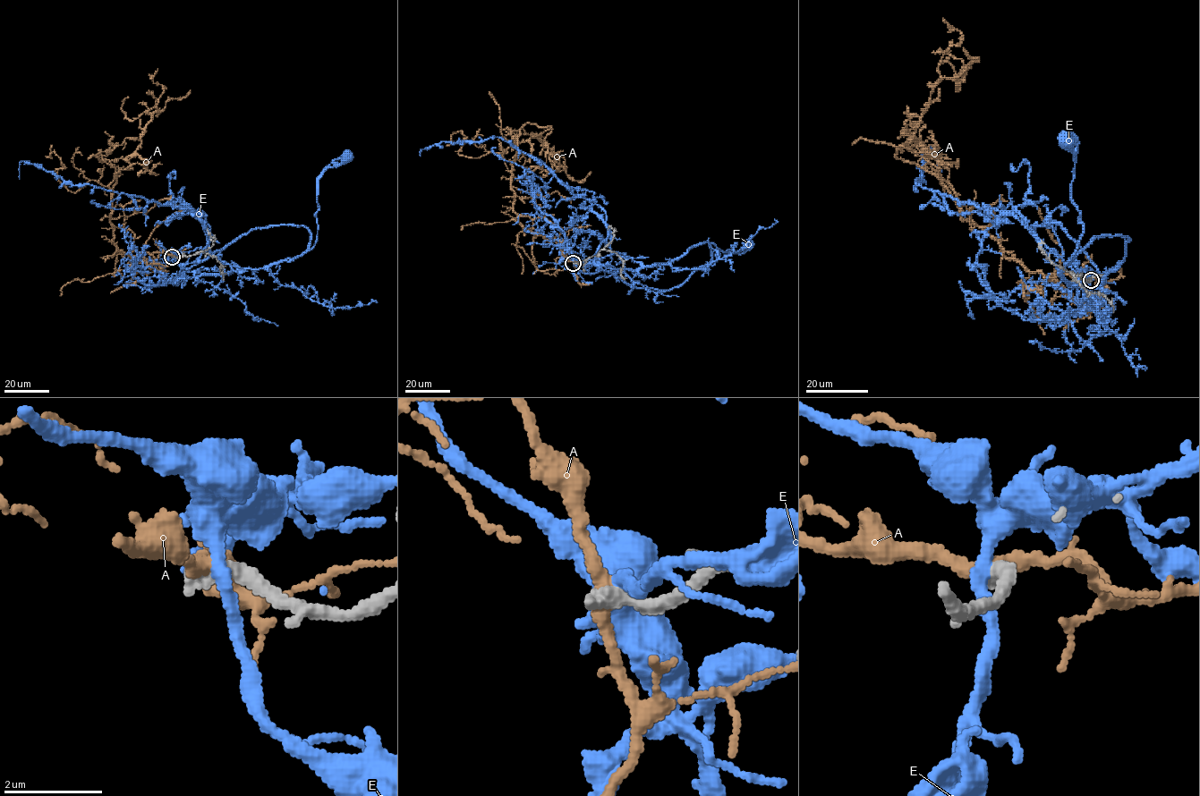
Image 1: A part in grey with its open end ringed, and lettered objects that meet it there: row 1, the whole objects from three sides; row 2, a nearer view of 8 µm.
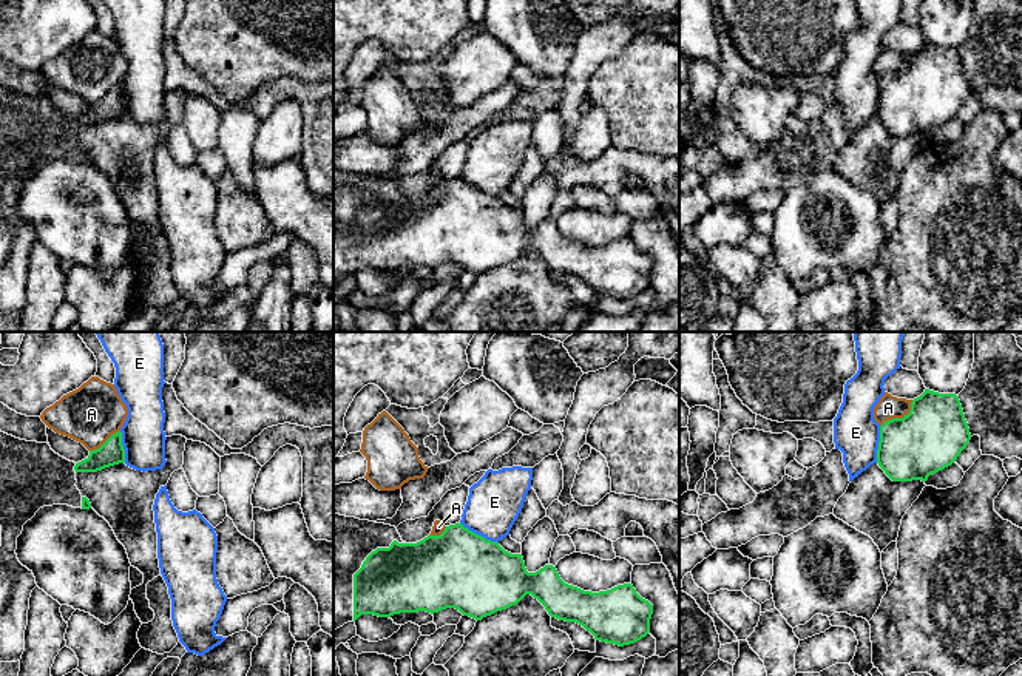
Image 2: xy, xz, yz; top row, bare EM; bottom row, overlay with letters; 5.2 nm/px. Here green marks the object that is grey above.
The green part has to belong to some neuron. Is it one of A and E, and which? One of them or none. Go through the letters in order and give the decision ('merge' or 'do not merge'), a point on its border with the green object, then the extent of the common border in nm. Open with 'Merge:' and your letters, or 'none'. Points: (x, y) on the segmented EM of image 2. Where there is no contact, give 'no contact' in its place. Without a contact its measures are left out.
Merge: none
A: do not merge; meets green in yz at (900, 419); contact 220 nm long
E: do not merge; meets green in xz at (477, 534); contact 240 nm long

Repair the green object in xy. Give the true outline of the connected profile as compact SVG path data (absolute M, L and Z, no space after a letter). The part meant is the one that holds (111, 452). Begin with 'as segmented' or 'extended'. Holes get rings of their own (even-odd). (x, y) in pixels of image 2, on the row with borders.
extended; M0 431L0 662L17 662L25 651L29 597L37 586L32 571L23 566L15 554L17 537L23 525L43 506L68 505L90 509L91 503L80 494L77 472L97 472L125 463L122 432L113 434L99 449L79 461L69 461L56 454L48 443L26 441Z

